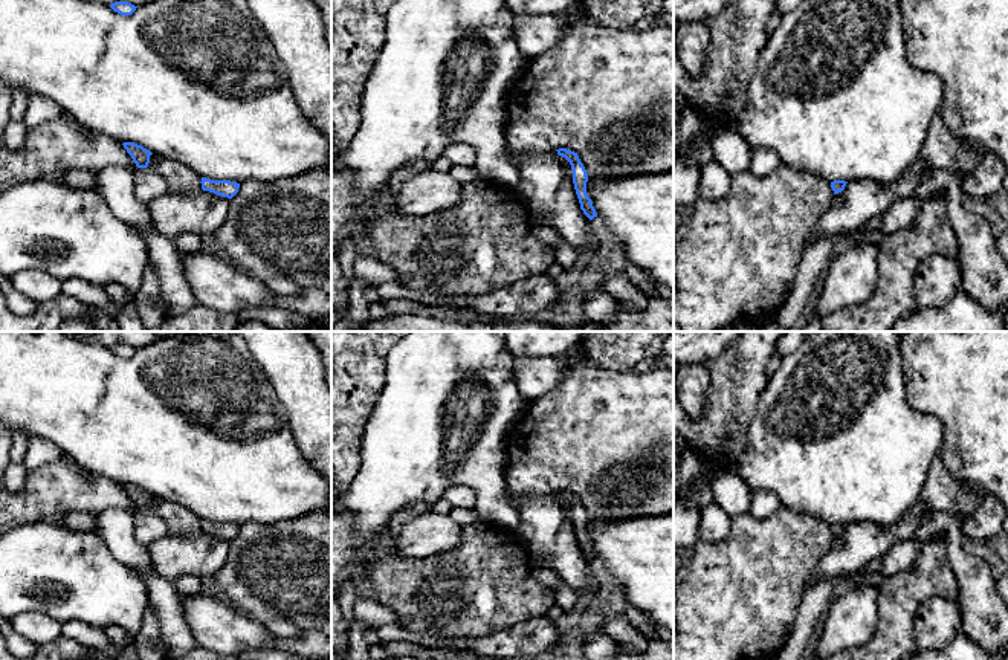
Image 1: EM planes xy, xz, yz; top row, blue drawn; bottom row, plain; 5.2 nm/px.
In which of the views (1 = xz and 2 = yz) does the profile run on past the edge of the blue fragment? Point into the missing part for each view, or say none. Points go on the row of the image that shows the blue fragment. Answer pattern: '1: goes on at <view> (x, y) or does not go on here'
1: does not go on here
2: does not go on here

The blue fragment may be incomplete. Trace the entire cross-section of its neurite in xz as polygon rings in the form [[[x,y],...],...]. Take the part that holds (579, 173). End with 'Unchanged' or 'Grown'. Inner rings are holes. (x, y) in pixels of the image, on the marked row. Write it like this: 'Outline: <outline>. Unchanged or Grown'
Outline: [[[559,148],[556,151],[559,156],[565,157],[570,162],[573,170],[573,183],[580,203],[580,209],[590,220],[593,220],[594,217],[597,217],[597,212],[593,206],[591,199],[586,194],[588,174],[583,163],[580,162],[577,153],[571,150]]]. Unchanged

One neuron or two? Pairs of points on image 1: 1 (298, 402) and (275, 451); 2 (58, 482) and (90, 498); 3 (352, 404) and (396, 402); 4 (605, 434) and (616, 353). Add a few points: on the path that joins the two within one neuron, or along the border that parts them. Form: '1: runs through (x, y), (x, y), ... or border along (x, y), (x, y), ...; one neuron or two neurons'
1: border along (274, 390), (286, 413), (295, 446), (303, 456); two neurons
2: runs through (66, 488), (83, 491); one neuron
3: border along (387, 367), (384, 387), (367, 422), (364, 436); two neurons
4: border along (582, 355), (605, 368), (631, 372); two neurons

